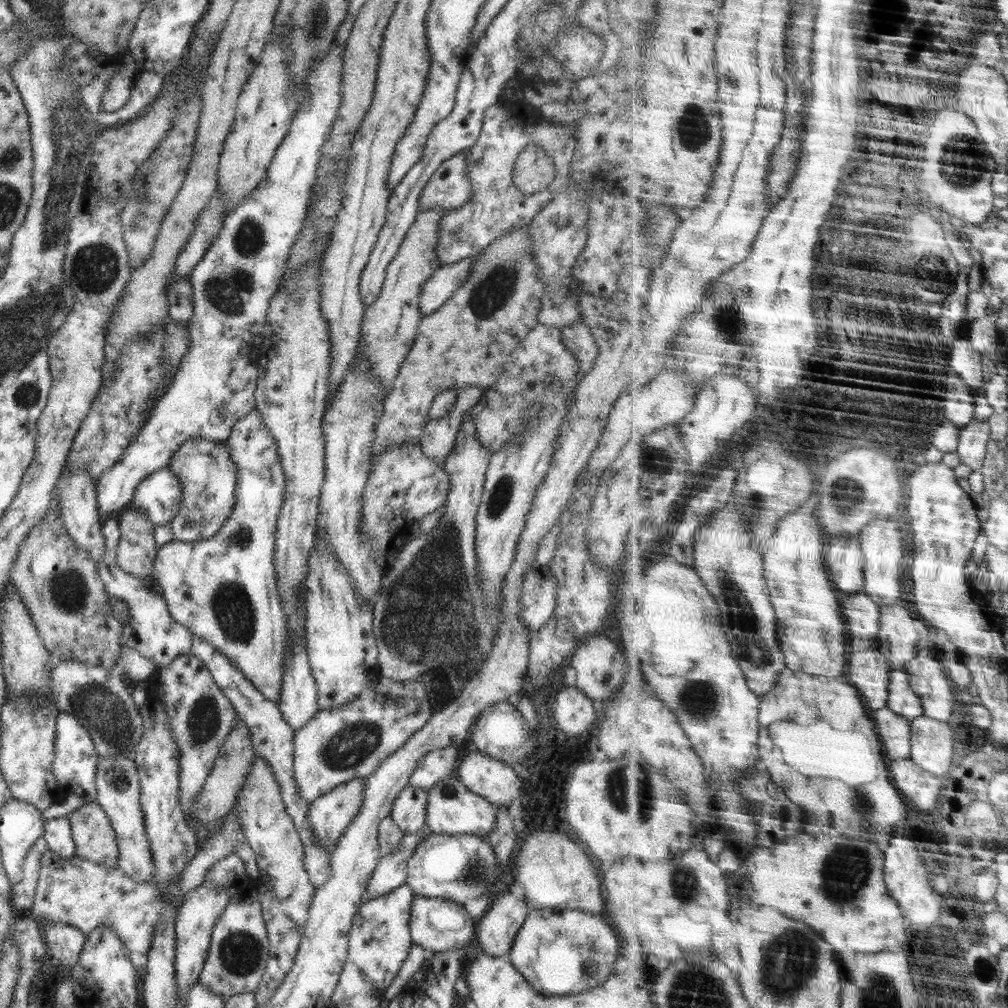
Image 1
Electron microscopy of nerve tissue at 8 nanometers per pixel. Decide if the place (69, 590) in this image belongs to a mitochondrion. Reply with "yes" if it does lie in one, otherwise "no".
yes

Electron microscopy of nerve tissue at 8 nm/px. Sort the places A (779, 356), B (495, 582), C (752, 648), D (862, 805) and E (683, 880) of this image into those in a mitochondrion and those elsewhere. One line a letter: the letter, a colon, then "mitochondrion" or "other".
A: other
B: other
C: mitochondrion
D: mitochondrion
E: mitochondrion

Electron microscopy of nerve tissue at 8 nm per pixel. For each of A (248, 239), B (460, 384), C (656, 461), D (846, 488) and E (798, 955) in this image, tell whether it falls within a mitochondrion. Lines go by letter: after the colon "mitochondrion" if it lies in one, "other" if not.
A: mitochondrion
B: other
C: mitochondrion
D: mitochondrion
E: mitochondrion

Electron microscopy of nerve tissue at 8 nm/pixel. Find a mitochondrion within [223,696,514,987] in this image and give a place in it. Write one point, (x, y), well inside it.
(346, 749)

